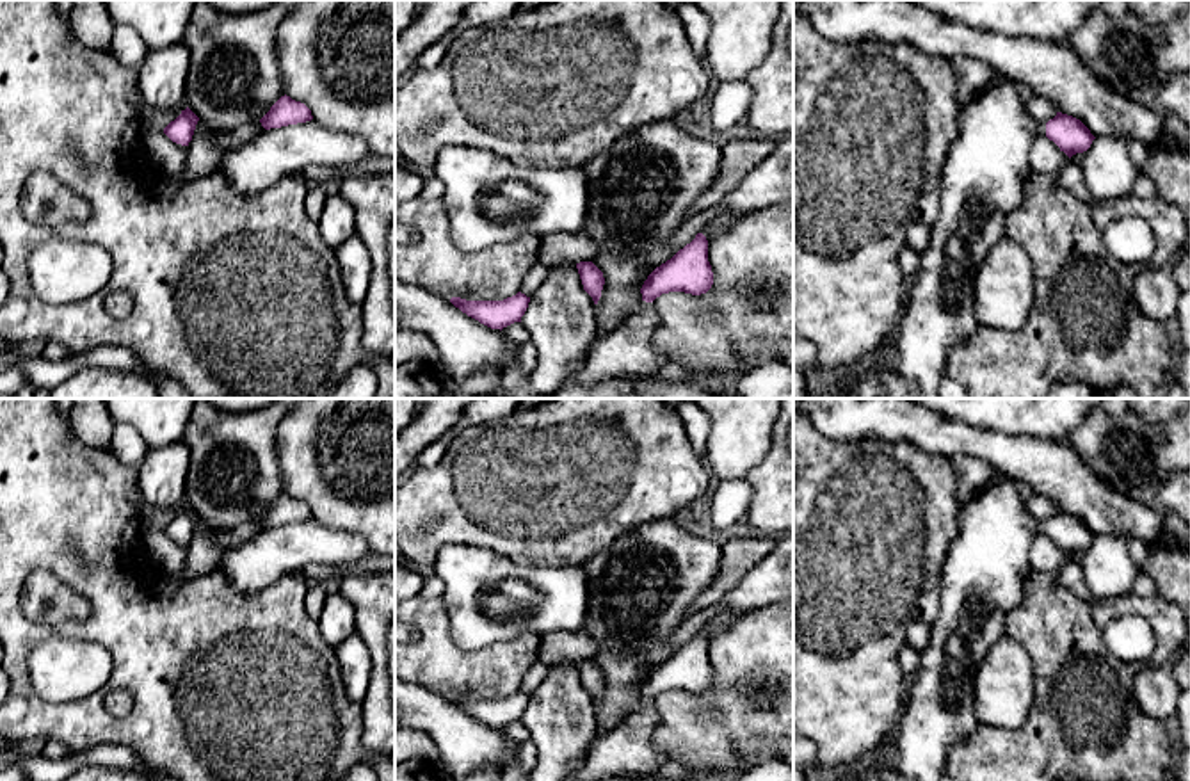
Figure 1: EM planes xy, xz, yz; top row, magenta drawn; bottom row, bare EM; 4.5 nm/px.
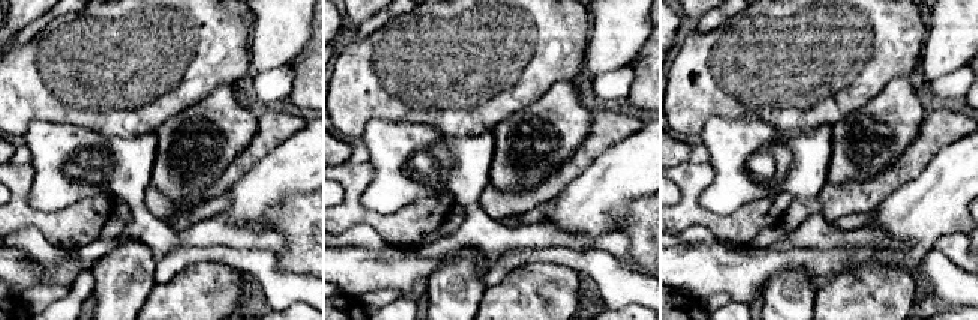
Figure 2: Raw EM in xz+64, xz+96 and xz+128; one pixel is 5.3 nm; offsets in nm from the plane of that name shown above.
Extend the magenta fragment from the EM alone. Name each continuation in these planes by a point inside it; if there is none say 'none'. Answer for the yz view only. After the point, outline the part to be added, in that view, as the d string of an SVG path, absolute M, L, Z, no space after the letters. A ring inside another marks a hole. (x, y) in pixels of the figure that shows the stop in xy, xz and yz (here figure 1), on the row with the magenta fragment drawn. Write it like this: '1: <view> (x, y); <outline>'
1: yz (982, 180); M996 82L961 109L957 137L948 148L937 187L939 213L930 244L920 254L920 270L897 324L891 365L918 388L918 399L937 399L950 354L978 327L975 274L1005 235L1007 215L1019 208L1028 174L1028 151L1046 125L1026 116L1025 96L1012 82Z

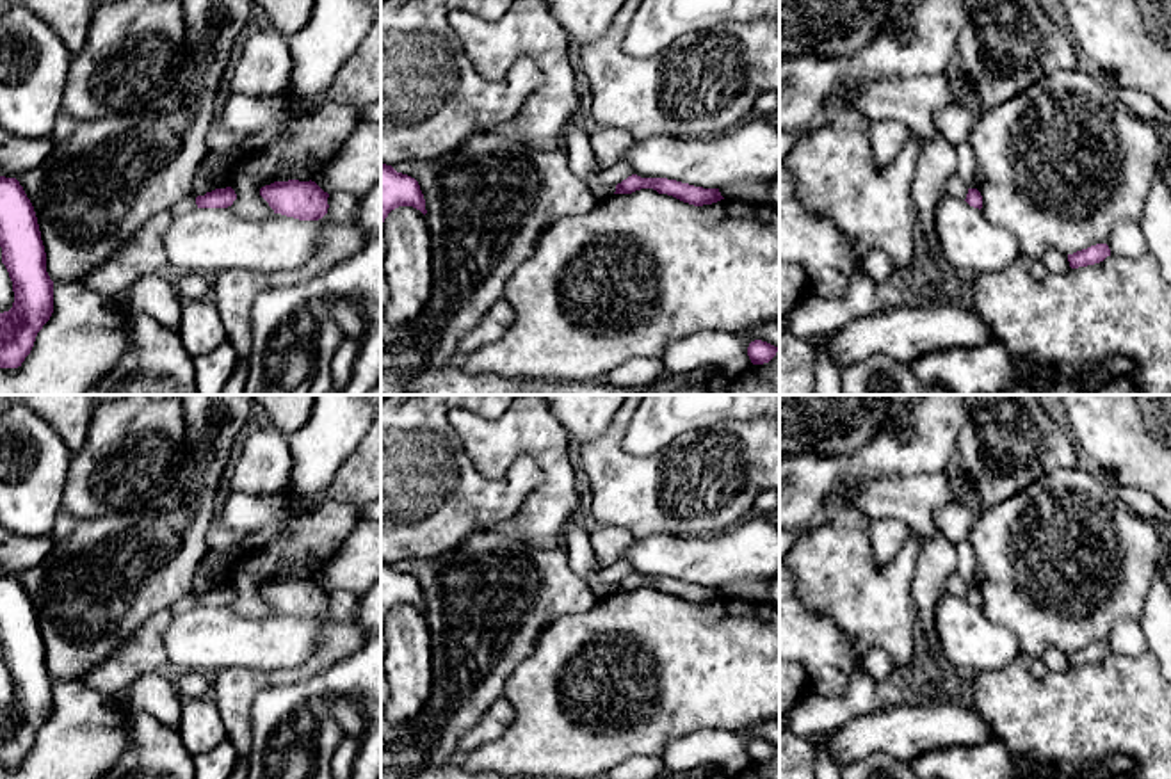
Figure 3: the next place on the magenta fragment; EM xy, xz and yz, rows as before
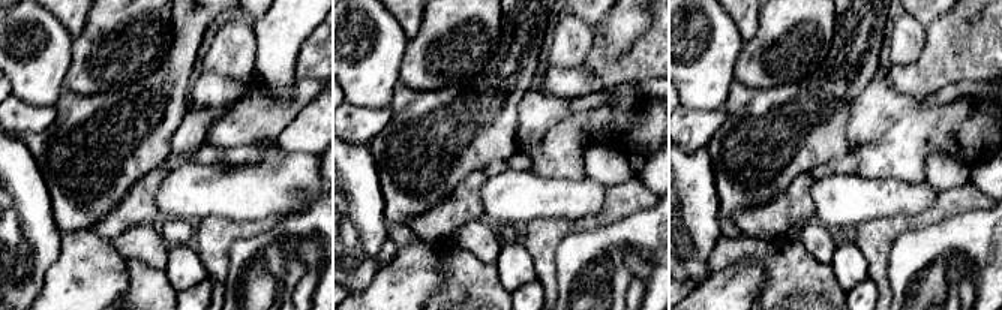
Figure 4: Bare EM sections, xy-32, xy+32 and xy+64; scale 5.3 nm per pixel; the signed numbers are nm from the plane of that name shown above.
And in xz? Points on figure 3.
none

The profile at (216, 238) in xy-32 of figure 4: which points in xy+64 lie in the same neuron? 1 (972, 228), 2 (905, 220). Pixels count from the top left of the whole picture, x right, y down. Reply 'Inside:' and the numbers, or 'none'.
Inside: 2

